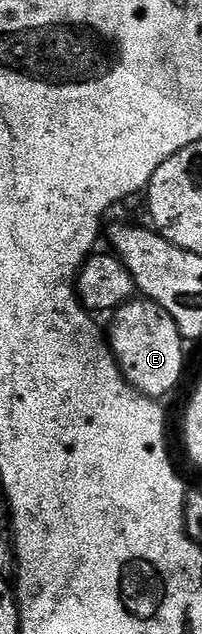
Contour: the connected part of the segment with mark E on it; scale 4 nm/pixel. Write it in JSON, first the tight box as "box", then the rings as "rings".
{"box":[109,297,185,397],"rings":[[[136,297],[124,303],[110,316],[109,346],[123,375],[142,395],[163,397],[183,379],[183,346],[185,340],[177,321],[169,317],[161,305],[146,297]]]}

